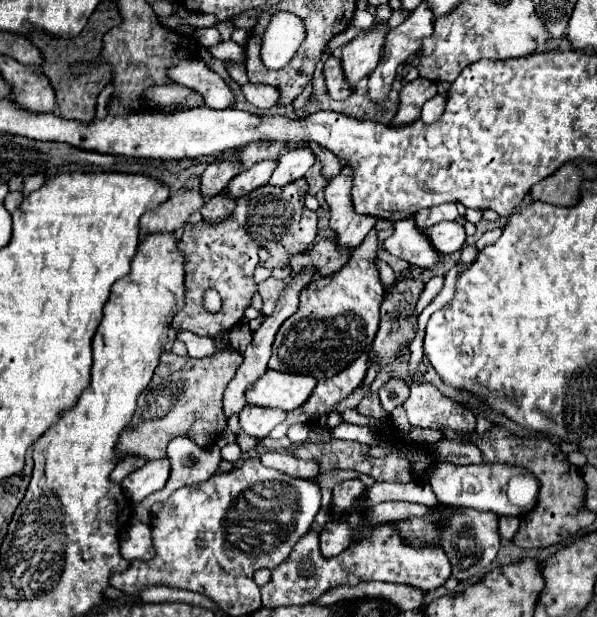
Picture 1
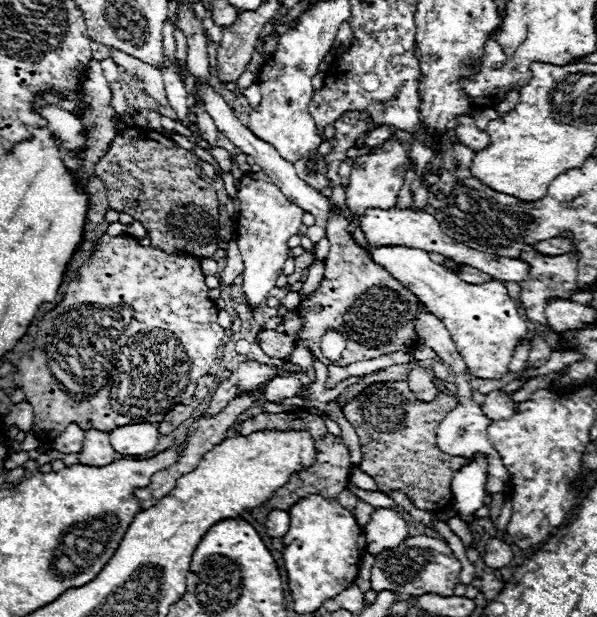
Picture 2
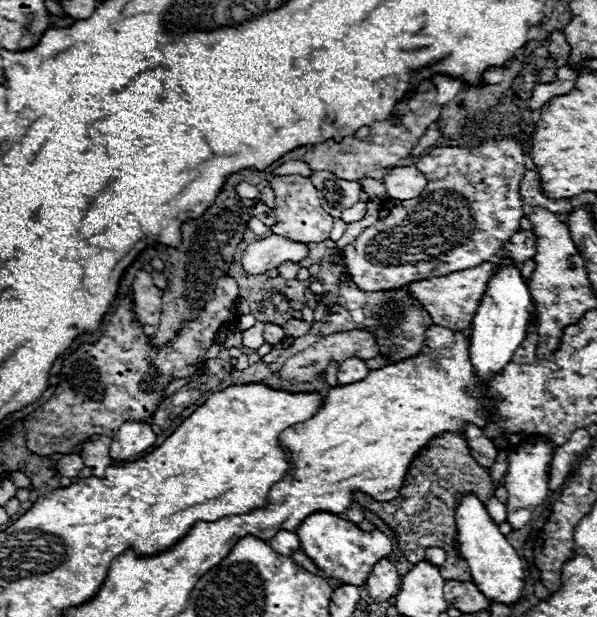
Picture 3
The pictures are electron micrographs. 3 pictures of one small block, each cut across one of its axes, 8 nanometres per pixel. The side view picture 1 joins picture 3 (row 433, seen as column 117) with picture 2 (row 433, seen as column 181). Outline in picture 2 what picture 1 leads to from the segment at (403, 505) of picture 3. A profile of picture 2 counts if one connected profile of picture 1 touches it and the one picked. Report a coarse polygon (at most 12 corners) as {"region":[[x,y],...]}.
{"region":[[406,382],[368,386],[342,408],[358,466],[416,508],[452,502],[466,458],[436,428],[456,404]]}

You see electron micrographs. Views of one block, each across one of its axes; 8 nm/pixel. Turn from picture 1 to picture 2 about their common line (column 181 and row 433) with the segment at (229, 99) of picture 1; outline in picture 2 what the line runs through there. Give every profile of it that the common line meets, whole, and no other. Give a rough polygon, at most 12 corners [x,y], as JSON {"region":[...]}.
{"region":[[70,424],[52,448],[62,454],[82,450],[84,430]]}

